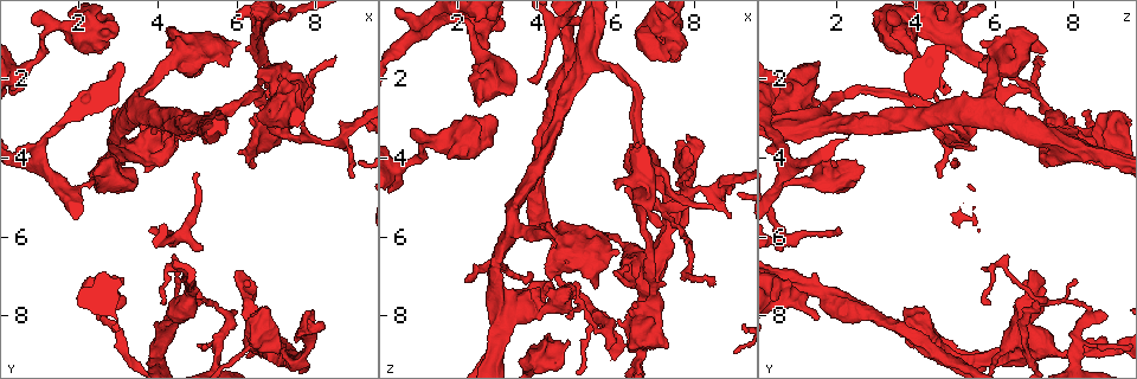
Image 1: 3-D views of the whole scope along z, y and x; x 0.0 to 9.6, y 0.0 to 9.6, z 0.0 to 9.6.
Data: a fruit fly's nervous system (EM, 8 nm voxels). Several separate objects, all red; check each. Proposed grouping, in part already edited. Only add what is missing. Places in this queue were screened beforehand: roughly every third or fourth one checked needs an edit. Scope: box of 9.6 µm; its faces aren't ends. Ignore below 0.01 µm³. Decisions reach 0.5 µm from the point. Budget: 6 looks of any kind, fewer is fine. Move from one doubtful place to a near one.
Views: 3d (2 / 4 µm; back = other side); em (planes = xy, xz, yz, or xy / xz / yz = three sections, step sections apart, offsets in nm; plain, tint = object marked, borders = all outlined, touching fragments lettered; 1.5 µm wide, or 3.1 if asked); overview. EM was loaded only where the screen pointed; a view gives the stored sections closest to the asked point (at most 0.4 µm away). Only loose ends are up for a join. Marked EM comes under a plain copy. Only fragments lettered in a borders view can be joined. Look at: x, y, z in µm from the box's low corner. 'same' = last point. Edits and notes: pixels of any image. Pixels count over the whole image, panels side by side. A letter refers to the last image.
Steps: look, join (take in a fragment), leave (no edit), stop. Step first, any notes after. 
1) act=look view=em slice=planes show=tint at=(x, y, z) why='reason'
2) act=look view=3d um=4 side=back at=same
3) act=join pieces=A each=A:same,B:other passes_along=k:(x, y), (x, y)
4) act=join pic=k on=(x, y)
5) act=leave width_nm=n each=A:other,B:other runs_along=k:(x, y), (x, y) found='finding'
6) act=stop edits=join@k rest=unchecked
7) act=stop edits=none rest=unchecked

act=look view=em slice=planes show=borders at=(6.35, 7.10, 7.25) why='an open end'

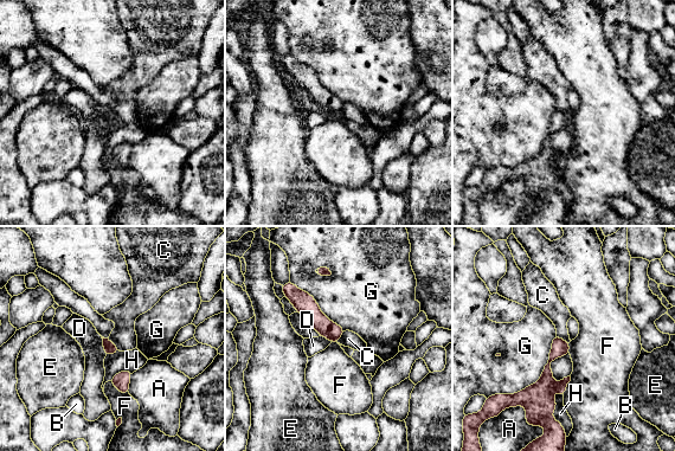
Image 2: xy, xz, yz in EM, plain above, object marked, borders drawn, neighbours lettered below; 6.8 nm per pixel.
act=leave each=A:other,B:other,C:other,D:other,E:other,F:other,G:other,H:other border=2:(108, 339), (120, 350) found='no lettered fragment goes on from it'

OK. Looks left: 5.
act=look view=3d um=2 at=(6.50, 7.85, 4.30)

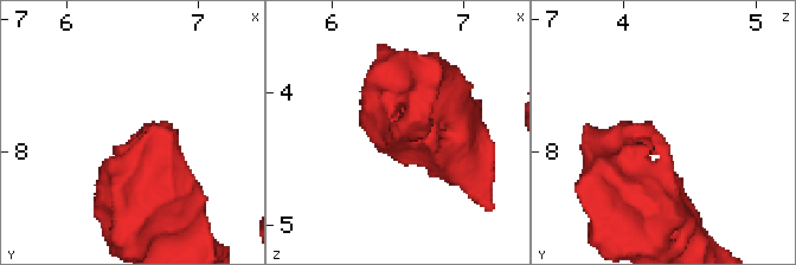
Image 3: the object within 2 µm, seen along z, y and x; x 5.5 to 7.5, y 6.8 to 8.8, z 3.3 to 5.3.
act=look view=em slice=planes show=tint at=(6.50, 7.84, 4.26)

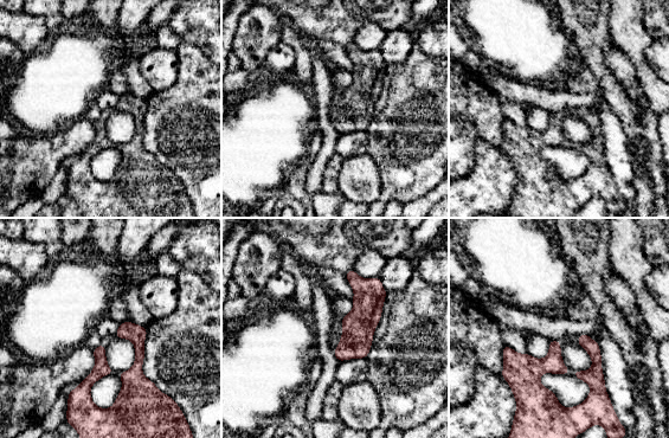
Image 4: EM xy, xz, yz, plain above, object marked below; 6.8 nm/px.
act=look view=em slice=planes show=borders at=same why='see the neighbours'

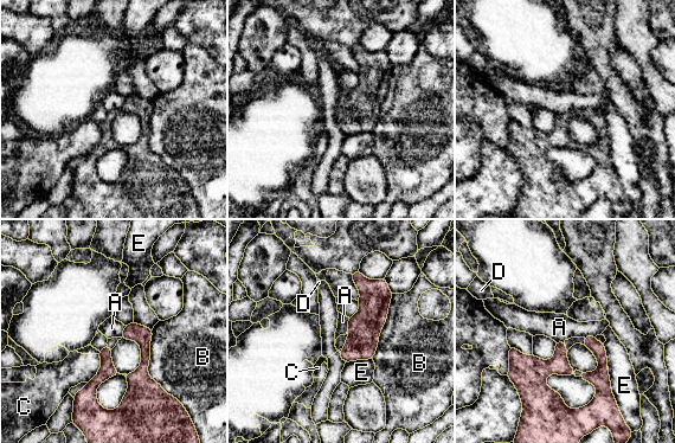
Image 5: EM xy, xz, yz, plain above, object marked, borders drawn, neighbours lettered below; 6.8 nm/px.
act=leave each=A:other,B:other,C:other,D:other,E:other runs_along=5:(526, 358), (589, 376), (612, 400) found='none of them fits'

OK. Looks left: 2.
act=look view=3d um=4 at=(2.15, 7.75, 7.10) why='thin end'

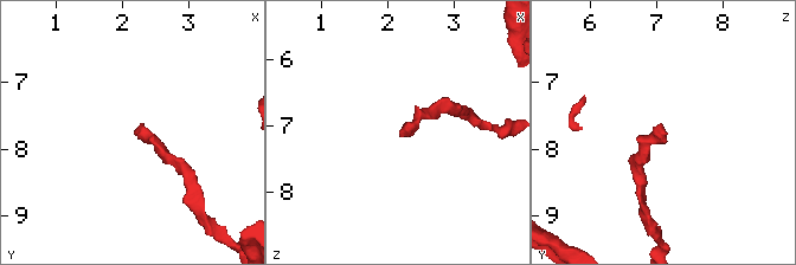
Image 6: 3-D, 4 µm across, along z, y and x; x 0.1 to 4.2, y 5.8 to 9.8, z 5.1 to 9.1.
act=look view=em slice=planes show=borders at=(2.20, 7.65, 7.10)

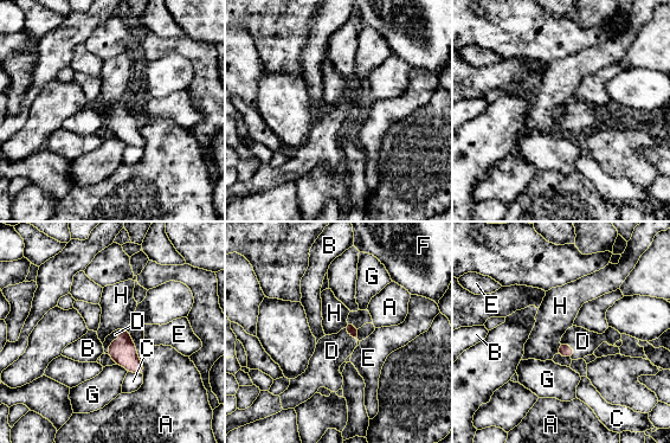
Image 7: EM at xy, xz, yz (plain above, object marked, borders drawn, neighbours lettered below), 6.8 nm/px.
act=join pieces=D each=A:other,B:other,C:other,D:same,E:other,F:other,G:other,H:other passes_along=7:(122, 350), (113, 341), (109, 339) found='the neuron continues'

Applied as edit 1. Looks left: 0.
act=stop edits=join@7 rest=unchecked

